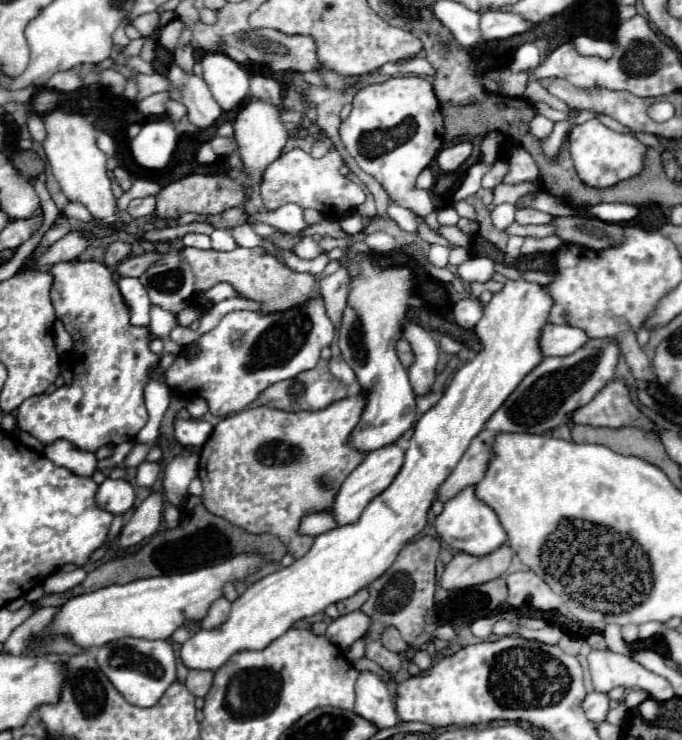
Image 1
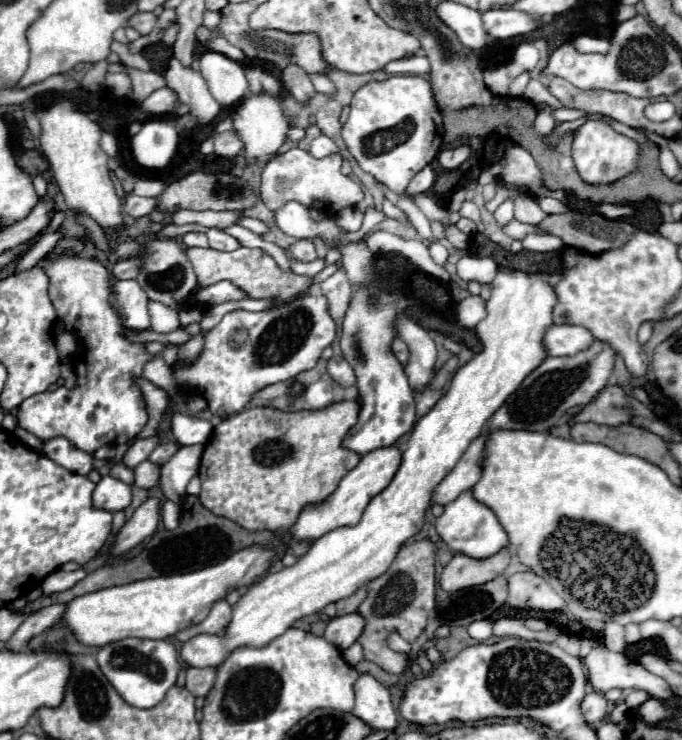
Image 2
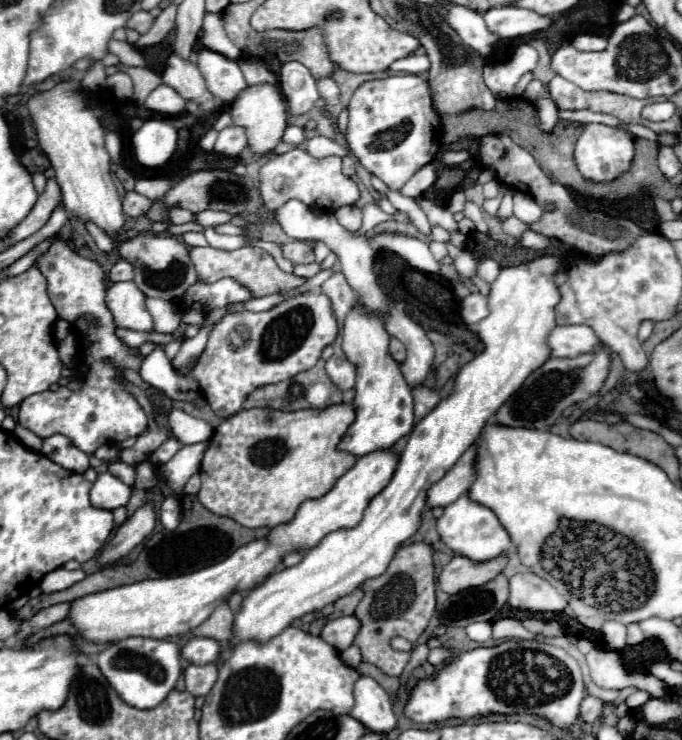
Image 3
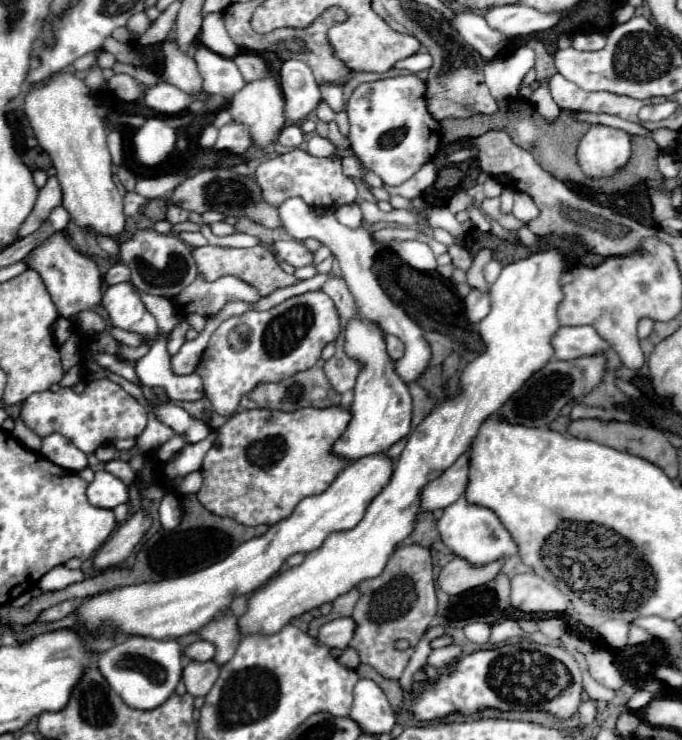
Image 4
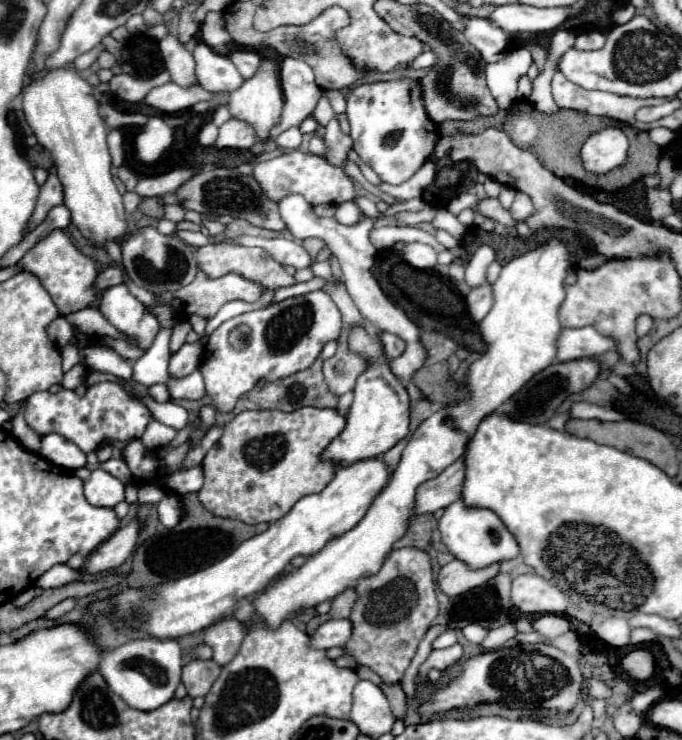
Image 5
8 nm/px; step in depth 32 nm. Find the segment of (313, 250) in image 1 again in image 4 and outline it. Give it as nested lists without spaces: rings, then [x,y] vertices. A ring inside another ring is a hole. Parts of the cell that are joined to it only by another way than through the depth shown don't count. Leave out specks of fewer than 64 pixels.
[[[278,240],[278,242],[270,242],[274,252],[280,254],[282,260],[290,262],[292,266],[306,266],[314,262],[314,254],[304,246],[304,242],[298,240]]]

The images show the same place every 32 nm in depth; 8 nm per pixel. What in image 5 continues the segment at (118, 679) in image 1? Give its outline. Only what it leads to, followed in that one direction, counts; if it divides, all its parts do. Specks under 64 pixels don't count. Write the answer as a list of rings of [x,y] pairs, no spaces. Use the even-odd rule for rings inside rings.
[[[158,638],[130,640],[114,650],[104,652],[98,670],[112,688],[112,692],[116,692],[130,708],[148,712],[156,710],[174,696],[174,690],[180,684],[182,652],[176,640],[158,640]]]

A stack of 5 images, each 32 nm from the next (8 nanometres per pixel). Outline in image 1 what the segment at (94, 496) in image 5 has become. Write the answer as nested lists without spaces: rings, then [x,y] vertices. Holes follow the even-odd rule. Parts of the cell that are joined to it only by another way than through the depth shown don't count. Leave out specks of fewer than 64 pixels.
[[[106,478],[98,486],[96,502],[106,512],[126,514],[128,510],[132,510],[134,500],[136,500],[136,492],[134,492],[132,484],[128,484],[126,480],[110,480],[110,478]]]

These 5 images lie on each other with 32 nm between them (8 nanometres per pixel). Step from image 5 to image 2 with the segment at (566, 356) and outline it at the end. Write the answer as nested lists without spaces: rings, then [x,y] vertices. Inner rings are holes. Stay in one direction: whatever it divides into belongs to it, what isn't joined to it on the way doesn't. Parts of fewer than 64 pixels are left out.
[[[550,326],[544,334],[544,348],[548,356],[574,356],[592,344],[592,334],[580,326]]]

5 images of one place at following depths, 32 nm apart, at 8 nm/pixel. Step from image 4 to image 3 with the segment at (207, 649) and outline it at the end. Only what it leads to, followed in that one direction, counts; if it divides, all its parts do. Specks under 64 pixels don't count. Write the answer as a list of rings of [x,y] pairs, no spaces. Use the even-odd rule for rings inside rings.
[[[198,636],[186,642],[186,646],[182,648],[182,658],[186,658],[190,664],[206,666],[206,664],[220,662],[222,652],[224,652],[224,646],[218,640]]]

